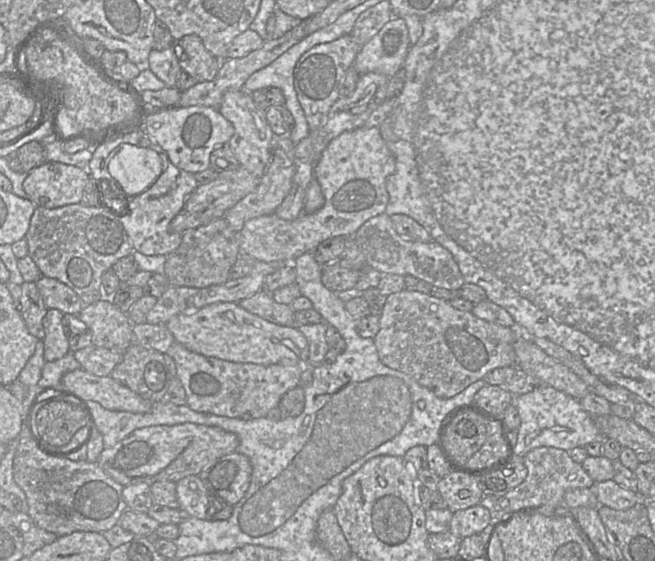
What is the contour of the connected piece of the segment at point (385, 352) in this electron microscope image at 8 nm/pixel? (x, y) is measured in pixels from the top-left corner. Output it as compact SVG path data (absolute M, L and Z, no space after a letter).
M404 289L386 297L379 316L379 331L373 339L379 360L385 366L409 375L421 386L444 399L459 394L495 368L516 366L513 348L515 328L485 321L471 311L456 309L449 301L415 290Z

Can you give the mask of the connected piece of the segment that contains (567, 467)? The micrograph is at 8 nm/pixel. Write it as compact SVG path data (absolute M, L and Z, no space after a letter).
M549 446L534 448L523 457L523 462L527 469L526 478L505 494L510 504L511 511L509 513L533 510L532 513L553 516L553 513L567 510L563 505L566 491L590 488L595 484L582 465L573 461L568 452L563 449Z

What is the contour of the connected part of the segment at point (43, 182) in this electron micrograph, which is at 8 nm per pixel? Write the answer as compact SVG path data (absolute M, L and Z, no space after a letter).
M47 161L27 174L23 189L36 206L53 209L80 203L89 178L81 168Z

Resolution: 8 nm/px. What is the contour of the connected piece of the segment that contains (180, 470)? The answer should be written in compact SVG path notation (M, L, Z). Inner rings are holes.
M195 423L156 425L134 430L111 448L104 448L97 463L122 486L169 480L178 482L184 477L199 475L216 459L234 452L239 438L232 432L218 427Z

